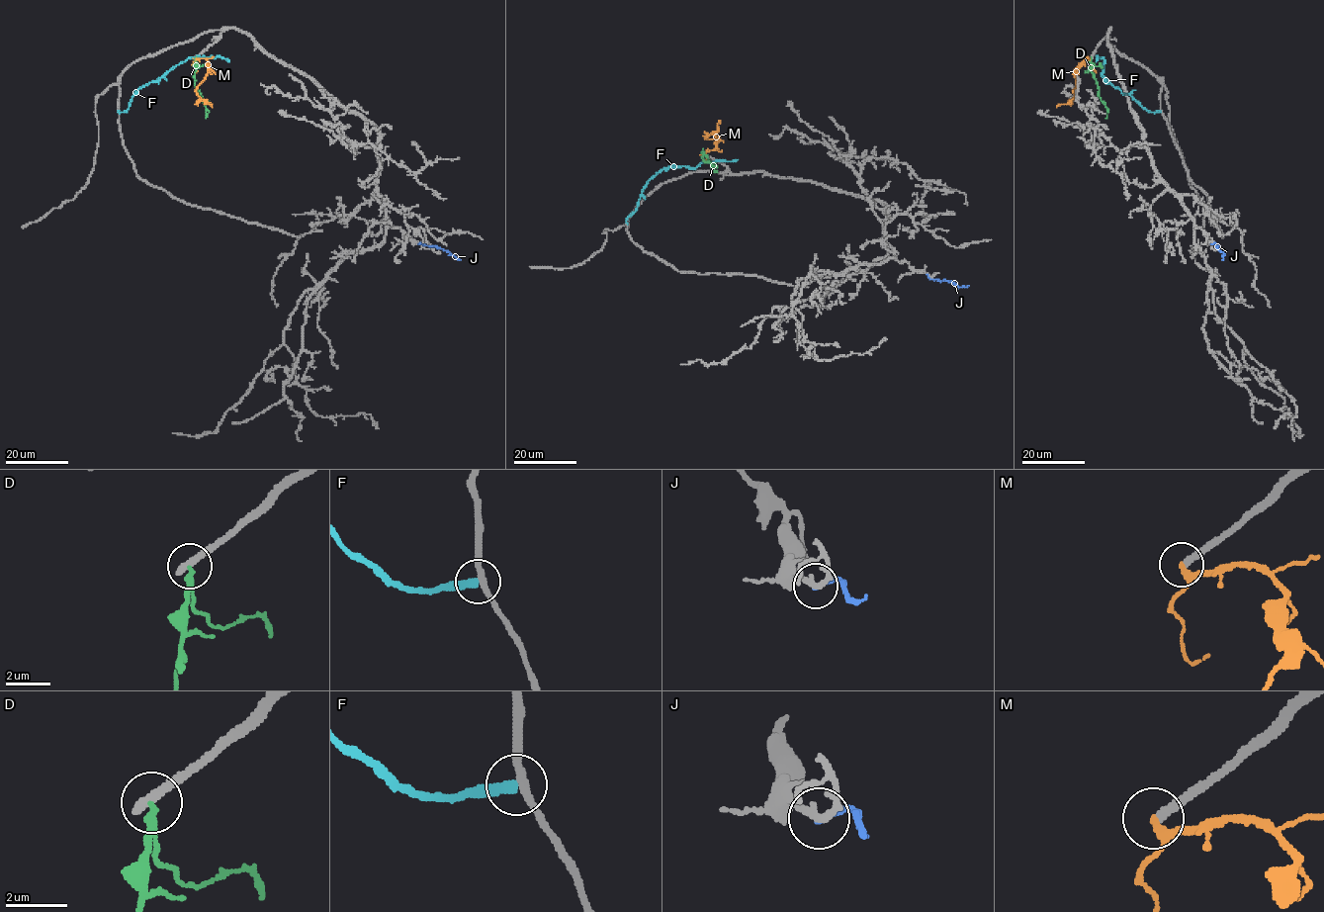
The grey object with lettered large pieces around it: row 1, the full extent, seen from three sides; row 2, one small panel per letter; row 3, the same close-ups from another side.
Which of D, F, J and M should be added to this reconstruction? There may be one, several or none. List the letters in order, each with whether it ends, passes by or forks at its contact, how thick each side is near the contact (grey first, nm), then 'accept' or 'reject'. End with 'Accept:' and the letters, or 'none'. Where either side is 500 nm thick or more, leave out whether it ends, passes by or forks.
D: it passes by; 400 nm thick on the grey side, 150 nm on the other; reject
F: it ends there; 240 nm thick on the grey side, 320 nm on the other; reject
J: it ends there; 240 nm thick on the grey side, 240 nm on the other; reject
M: it passes by; 320 nm thick on the grey side, 180 nm on the other; reject
Accept: none

